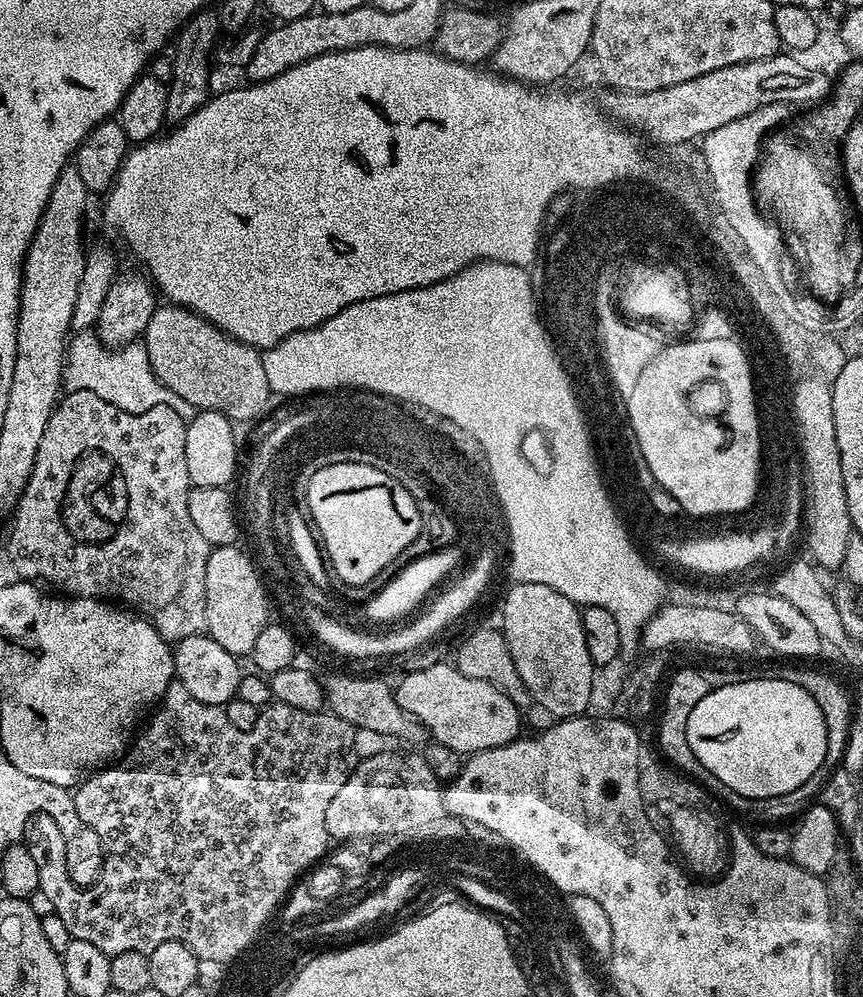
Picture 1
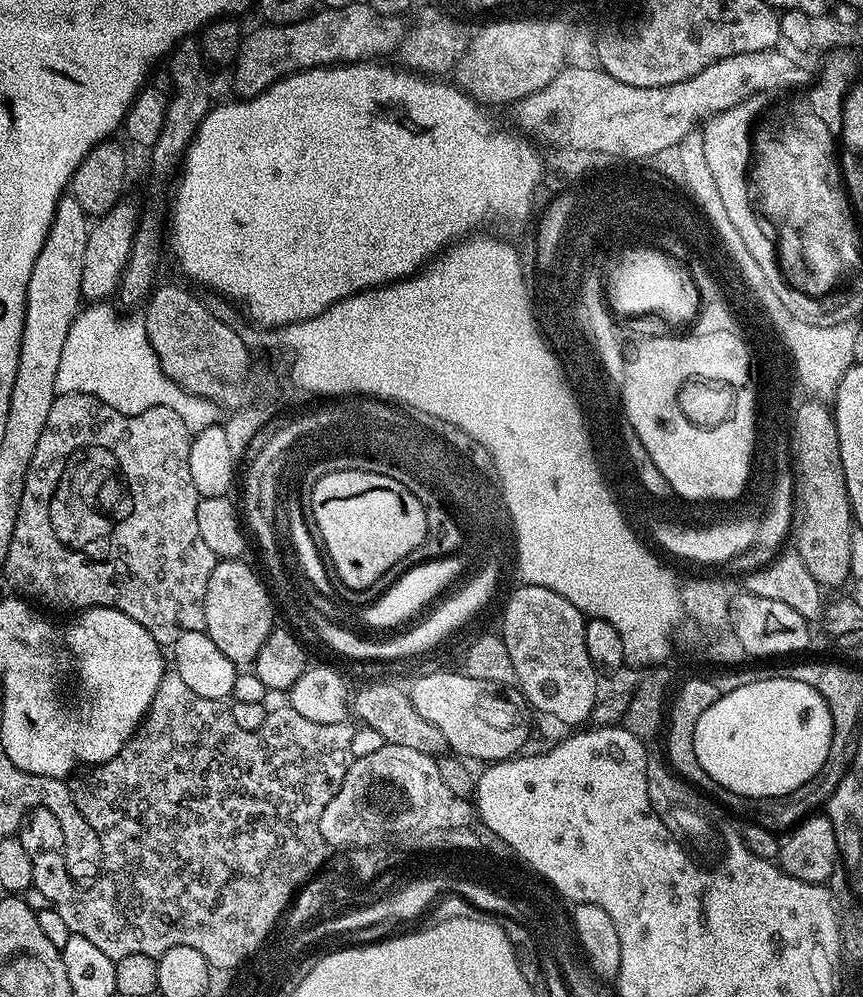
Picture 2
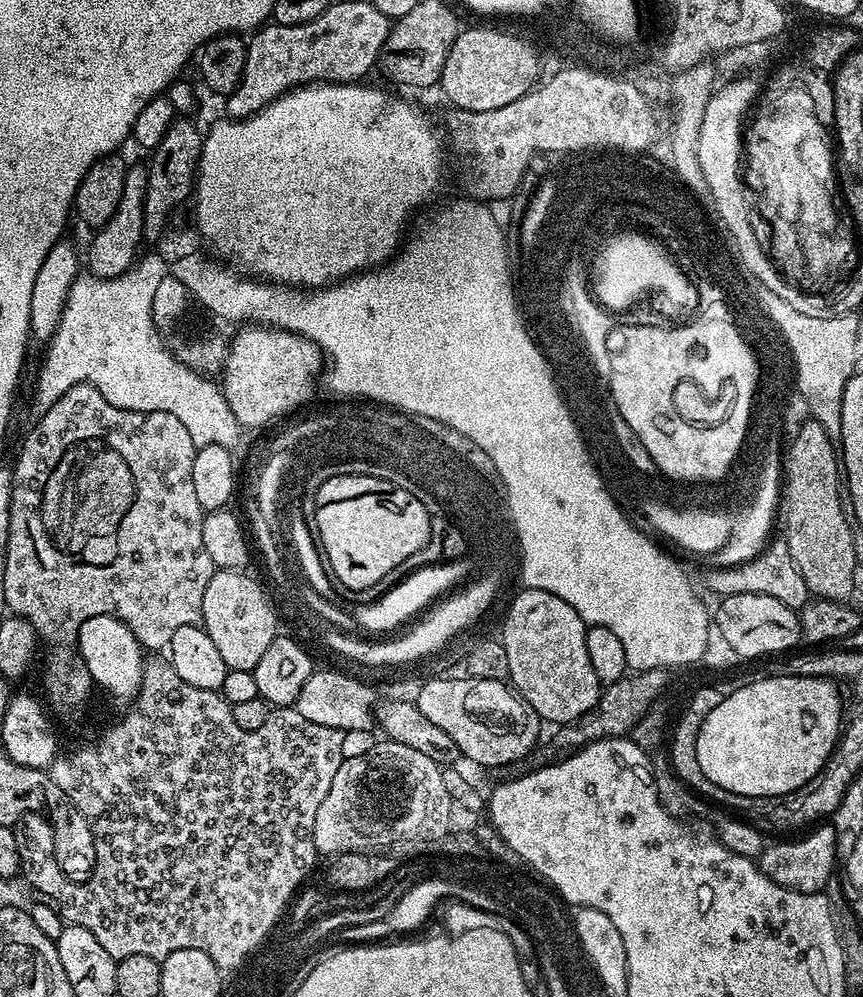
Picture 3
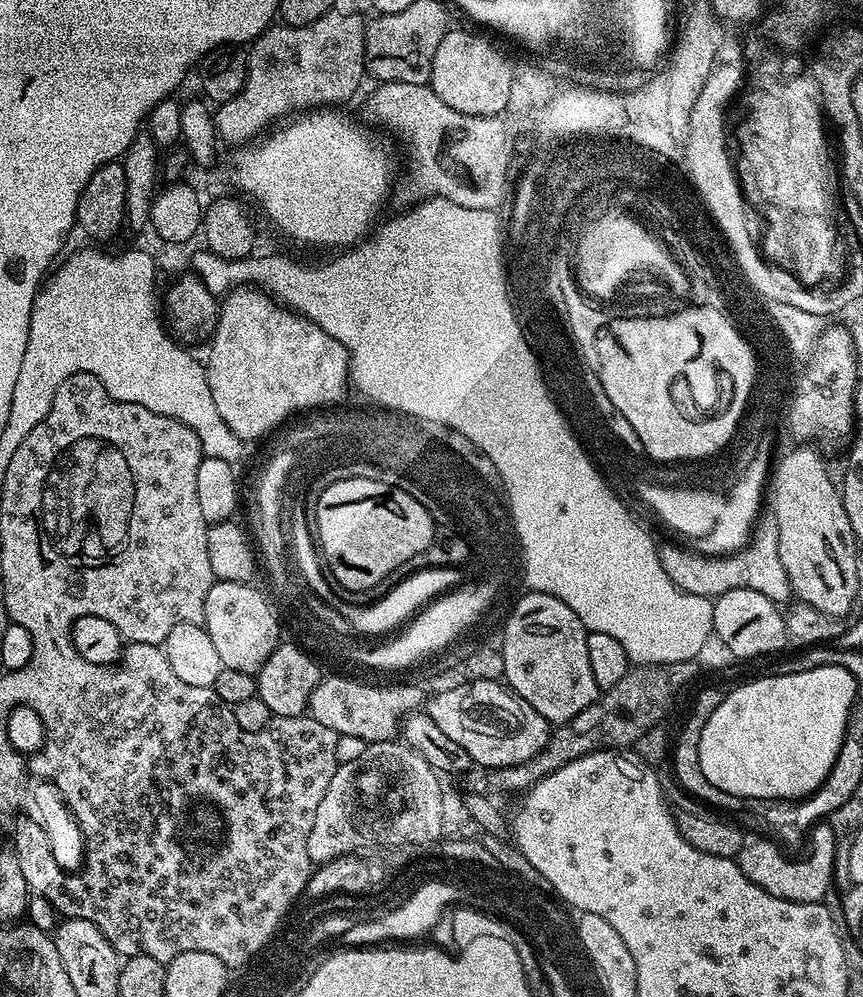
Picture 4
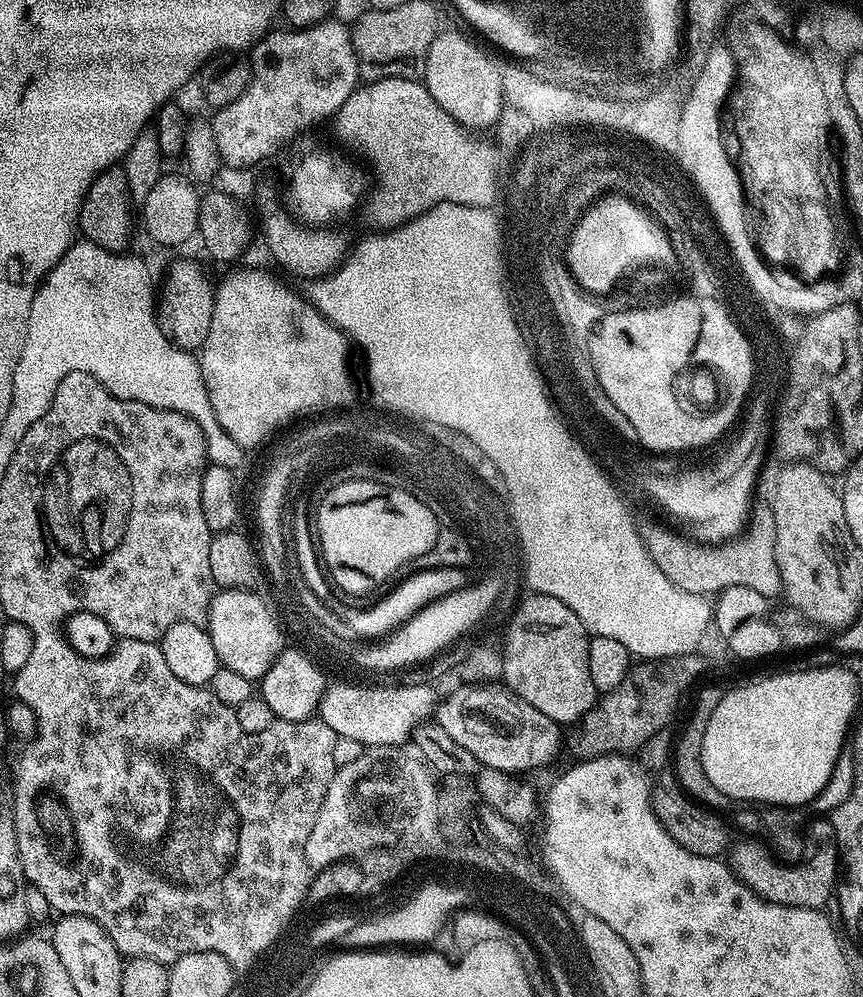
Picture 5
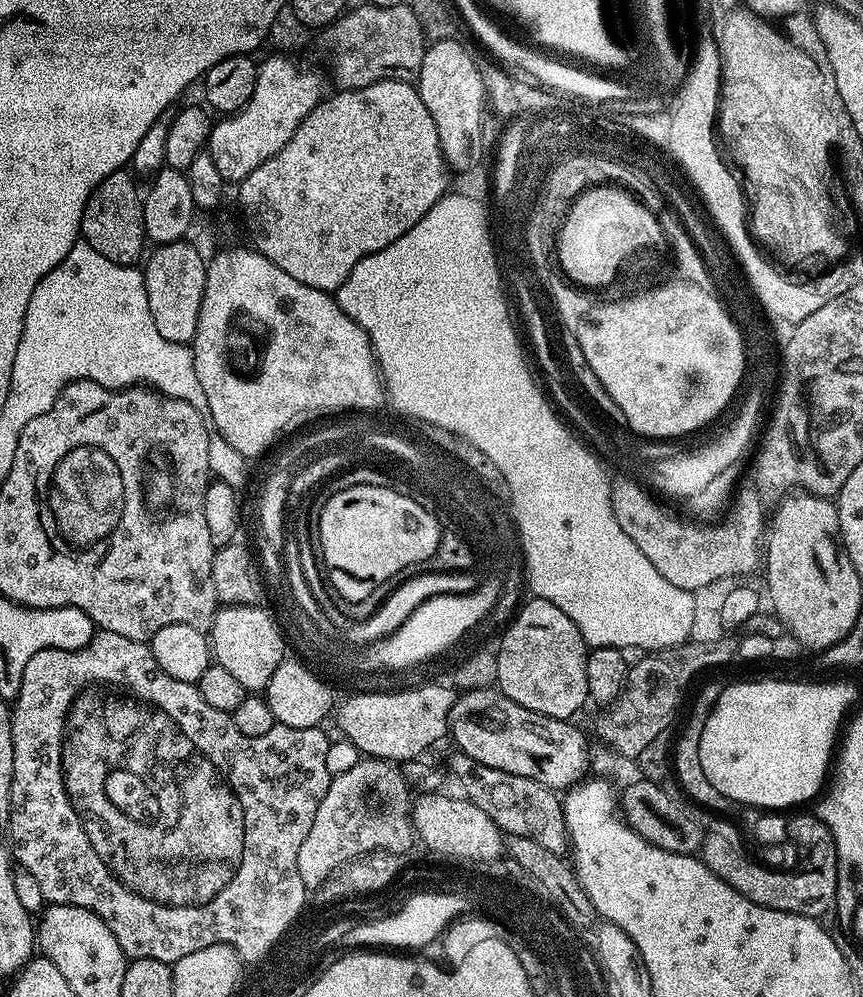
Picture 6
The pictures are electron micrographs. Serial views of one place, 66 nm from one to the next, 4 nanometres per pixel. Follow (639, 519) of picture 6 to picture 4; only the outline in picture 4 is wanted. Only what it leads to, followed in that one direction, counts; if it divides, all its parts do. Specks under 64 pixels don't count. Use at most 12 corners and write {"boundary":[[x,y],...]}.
{"boundary":[[760,512],[728,556],[663,543],[662,570],[683,592],[745,588],[777,606],[793,599],[778,554],[778,518]]}

